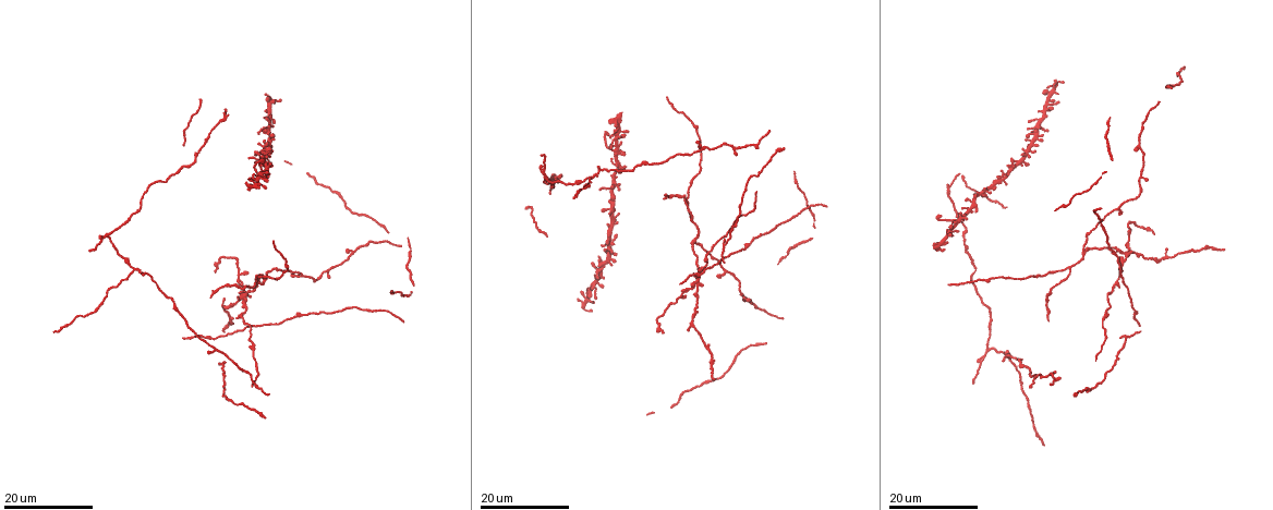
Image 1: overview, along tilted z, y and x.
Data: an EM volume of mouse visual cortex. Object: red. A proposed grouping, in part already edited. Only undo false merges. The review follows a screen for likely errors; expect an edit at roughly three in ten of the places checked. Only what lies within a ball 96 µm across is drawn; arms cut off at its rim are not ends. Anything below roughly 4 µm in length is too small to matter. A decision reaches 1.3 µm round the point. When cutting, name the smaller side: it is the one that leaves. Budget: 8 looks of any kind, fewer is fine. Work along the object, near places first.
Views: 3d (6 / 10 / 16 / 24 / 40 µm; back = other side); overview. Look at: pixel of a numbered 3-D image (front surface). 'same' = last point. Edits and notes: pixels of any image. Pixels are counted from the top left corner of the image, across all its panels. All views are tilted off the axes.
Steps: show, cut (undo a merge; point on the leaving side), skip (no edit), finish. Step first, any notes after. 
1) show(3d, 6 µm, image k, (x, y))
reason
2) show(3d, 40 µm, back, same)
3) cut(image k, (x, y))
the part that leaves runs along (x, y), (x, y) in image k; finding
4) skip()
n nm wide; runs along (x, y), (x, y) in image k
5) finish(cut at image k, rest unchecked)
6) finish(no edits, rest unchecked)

show(3d, 16 µm, image 1, (134, 268))
branch point

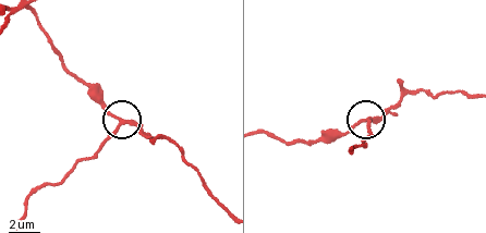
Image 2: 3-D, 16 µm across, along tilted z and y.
show(3d, 10 µm, image 2, (125, 120))
zoom in

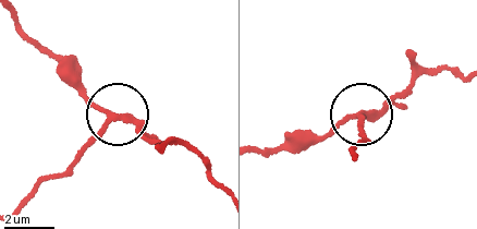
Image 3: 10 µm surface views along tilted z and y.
cut(image 3, (84, 148))
the part that leaves runs along (106, 125), (69, 166), (14, 207) in image 3; two neurons meet here

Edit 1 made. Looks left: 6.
show(3d, 16 µm, image 1, (104, 234))
three arms meet

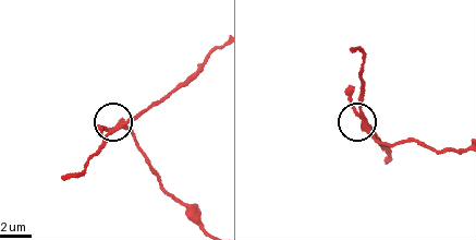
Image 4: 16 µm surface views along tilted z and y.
show(3d, 10 µm, image 4, (121, 124))

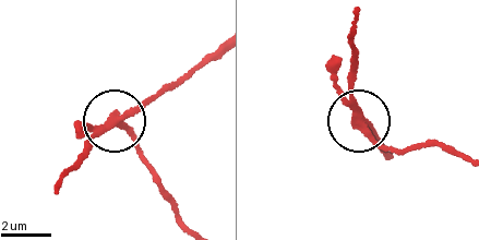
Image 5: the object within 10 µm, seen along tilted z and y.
cut(image 5, (138, 107))
3 arms; the part that leaves runs along (108, 124), (214, 49) in image 5; a second neuron is stuck on

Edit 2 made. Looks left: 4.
show(3d, 16 µm, image 1, (959, 223))
looks like a crossing

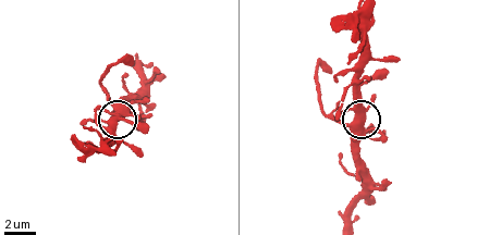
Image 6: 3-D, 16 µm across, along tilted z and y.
show(3d, 6 µm, image 6, (355, 118))
zoom in

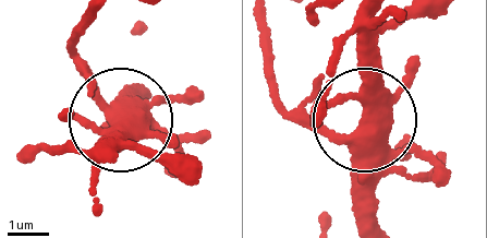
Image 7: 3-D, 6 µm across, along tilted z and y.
skip()
430 nm wide; one neuron here

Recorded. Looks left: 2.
show(3d, 16 µm, image 1, (1085, 253))
arms part here

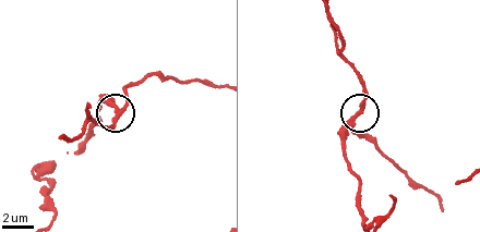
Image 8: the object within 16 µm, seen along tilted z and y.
show(3d, 10 µm, image 8, (361, 108))

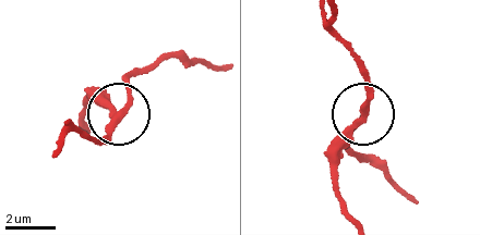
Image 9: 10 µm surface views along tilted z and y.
cut(image 9, (102, 91))
3 arms; a second neuron is stuck on

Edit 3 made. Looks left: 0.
finish(cut at image 3, cut at image 5, cut at image 9, rest unchecked)

